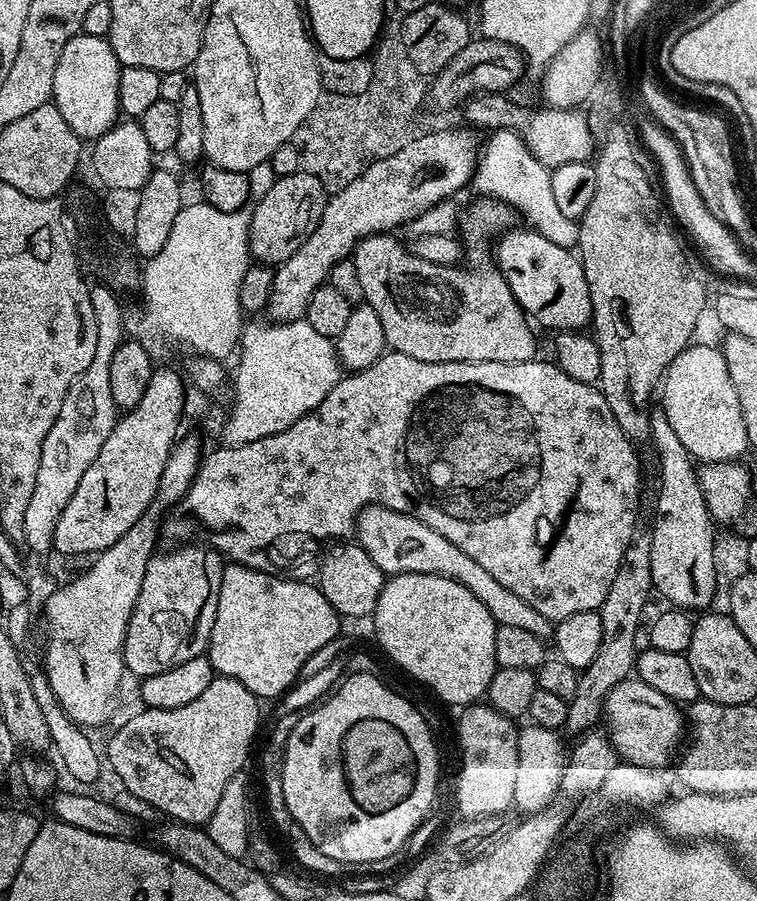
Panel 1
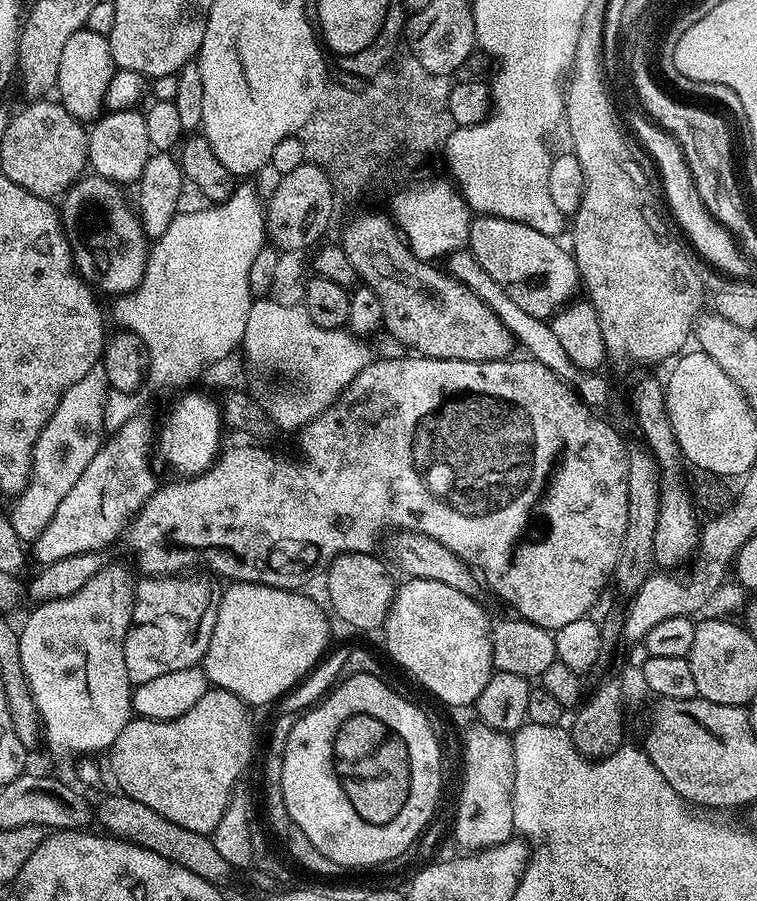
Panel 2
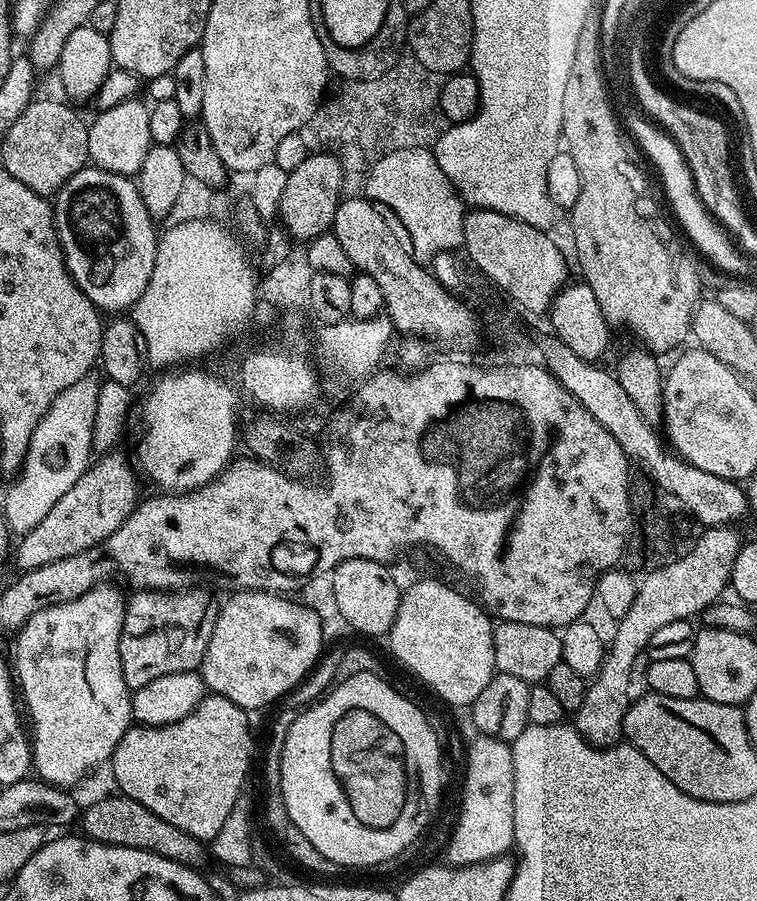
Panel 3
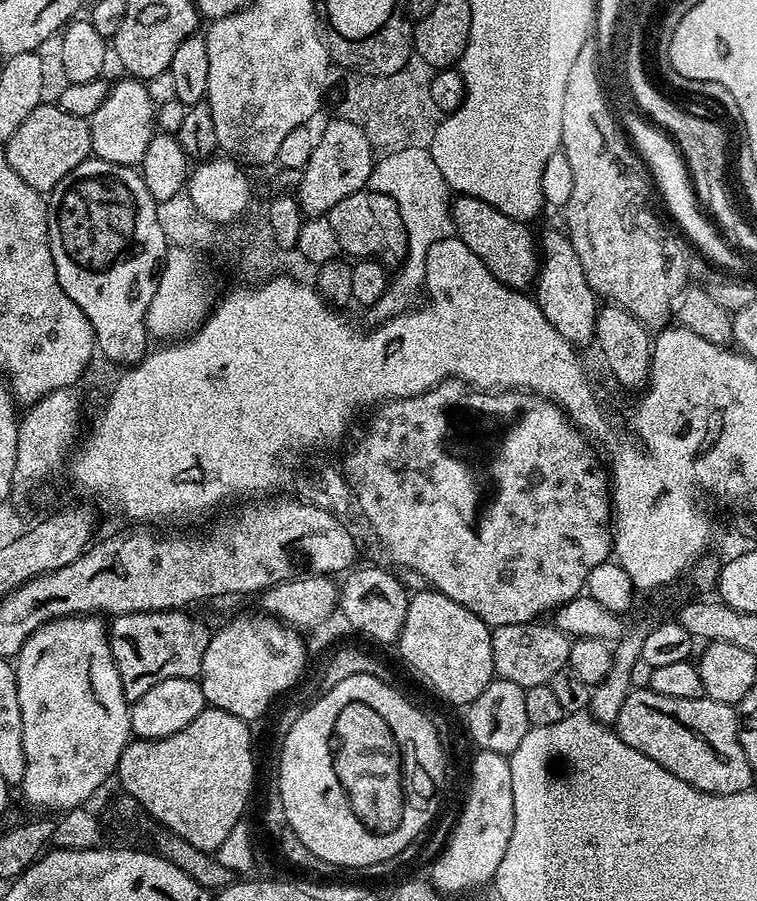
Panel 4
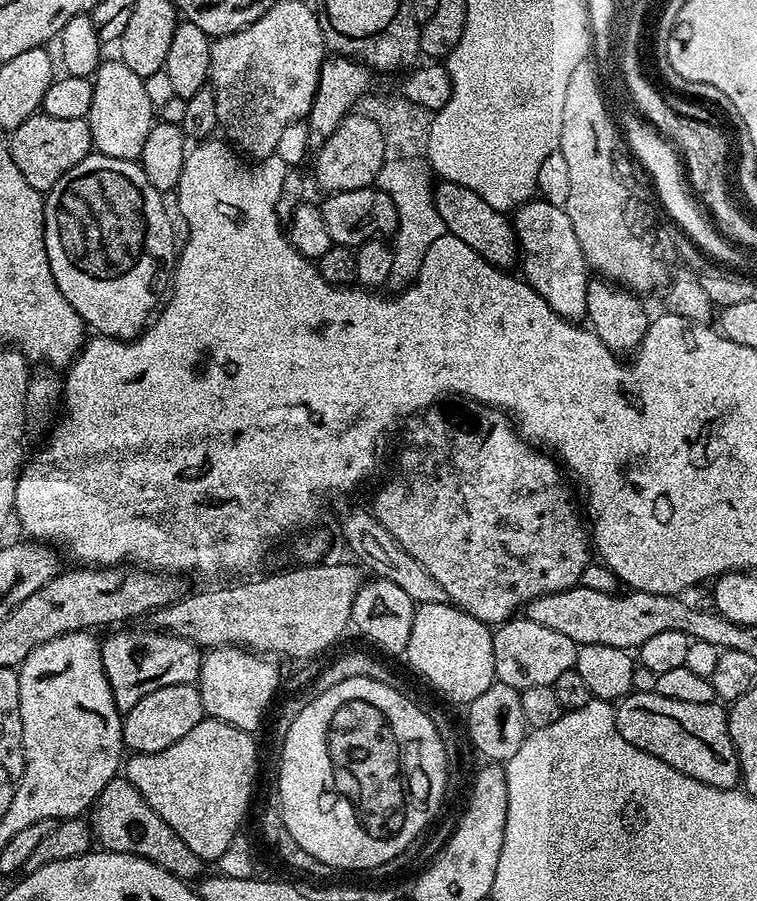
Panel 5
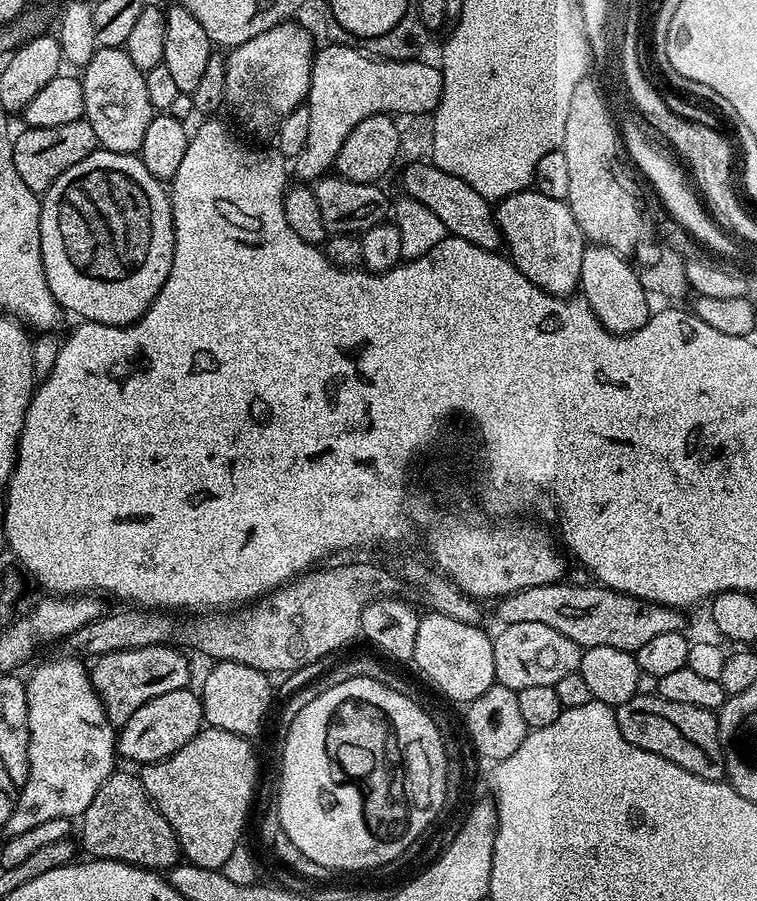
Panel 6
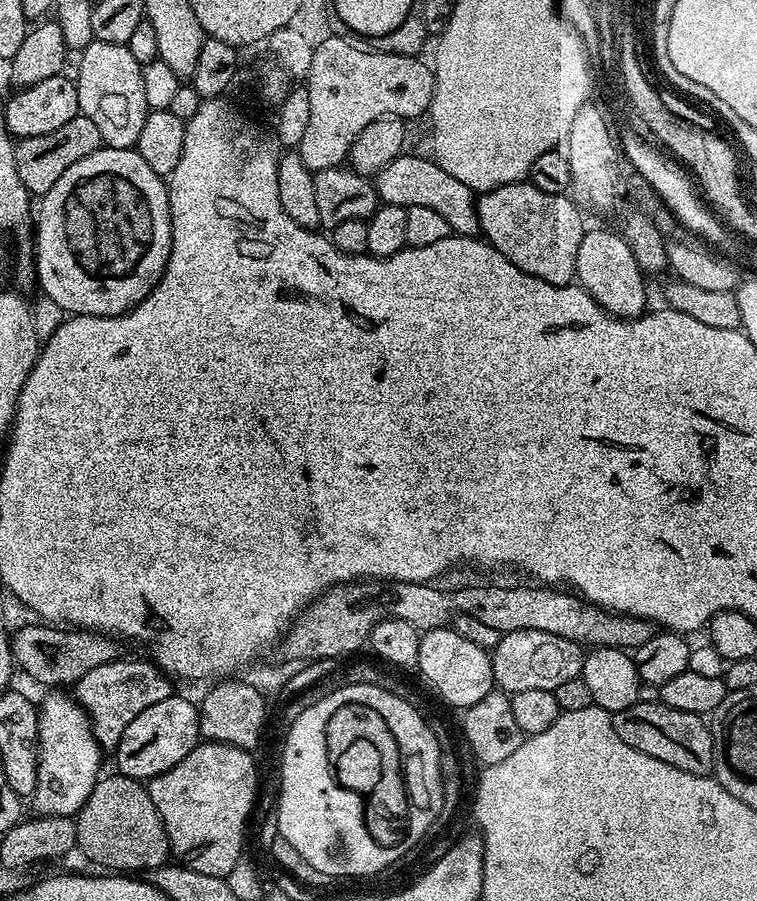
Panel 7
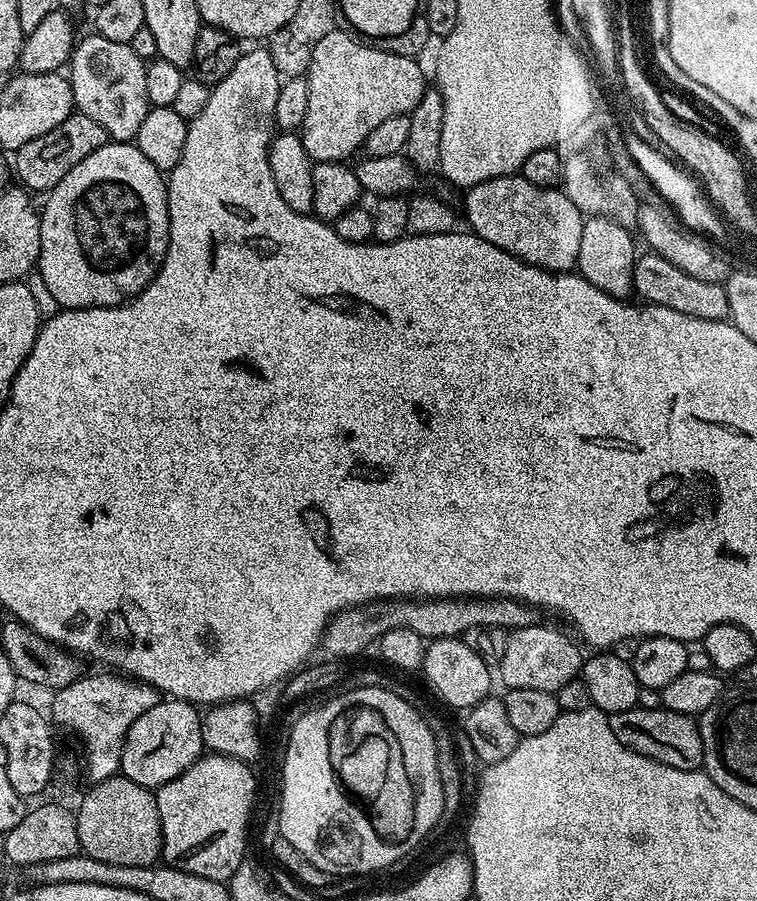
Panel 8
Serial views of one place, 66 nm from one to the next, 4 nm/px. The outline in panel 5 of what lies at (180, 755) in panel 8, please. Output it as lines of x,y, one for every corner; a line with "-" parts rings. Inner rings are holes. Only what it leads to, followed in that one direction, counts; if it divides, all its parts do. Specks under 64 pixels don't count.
196,684
162,686
162,690
154,690
142,697
133,708
123,713
122,719
124,746
129,753
166,750
166,746
174,746
178,738
190,734
190,730
205,719
199,687

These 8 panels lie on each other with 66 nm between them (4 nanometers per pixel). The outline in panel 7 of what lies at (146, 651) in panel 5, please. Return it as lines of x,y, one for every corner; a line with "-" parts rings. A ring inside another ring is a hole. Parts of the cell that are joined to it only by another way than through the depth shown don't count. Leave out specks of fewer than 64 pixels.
121,658
106,662
102,666
94,666
90,674
82,674
80,681
74,685
75,698
92,719
94,738
101,749
115,750
126,726
130,726
130,722
134,722
134,718
142,714
142,710
162,702
162,698
174,695
173,681
161,672
151,659
143,659

